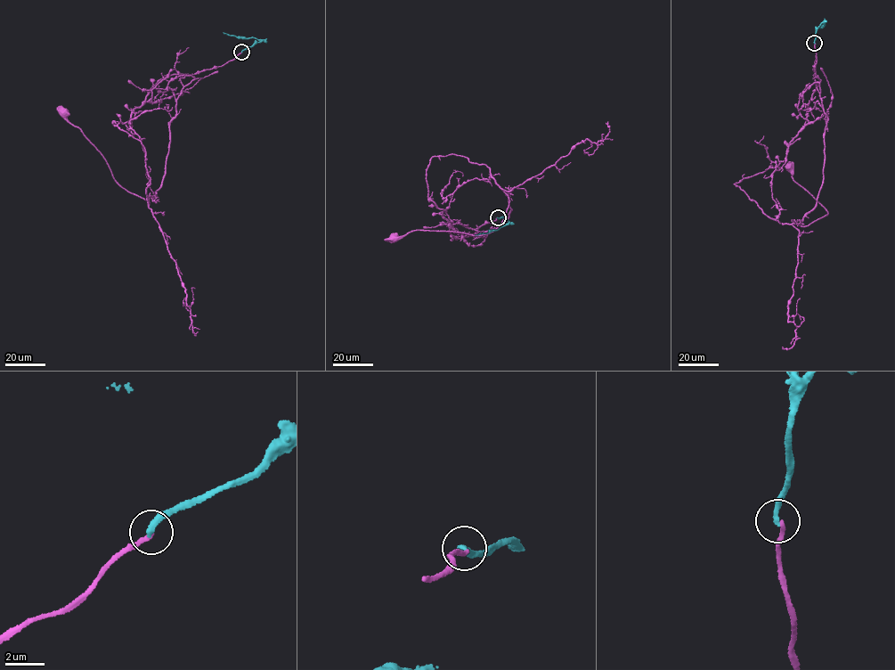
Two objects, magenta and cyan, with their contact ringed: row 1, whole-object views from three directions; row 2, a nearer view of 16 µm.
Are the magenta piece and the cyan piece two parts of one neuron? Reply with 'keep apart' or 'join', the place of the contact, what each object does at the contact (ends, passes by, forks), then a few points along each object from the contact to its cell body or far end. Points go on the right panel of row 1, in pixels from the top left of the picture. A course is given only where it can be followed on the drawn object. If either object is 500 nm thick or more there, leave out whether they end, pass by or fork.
keep apart; place (814, 43); magenta ends; cyan ends; course magenta (815, 43), (827, 118), (823, 183), (815, 208), (794, 222), (806, 226), (827, 212), (789, 167); course cyan (815, 43), (818, 27), (824, 21), (825, 24), (819, 28)

